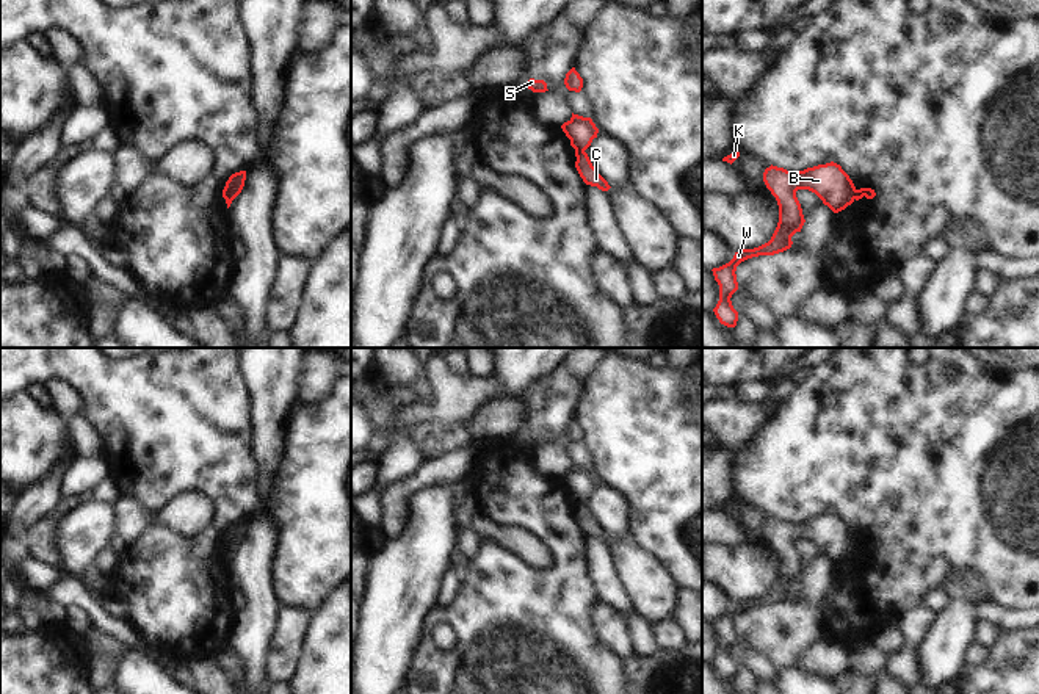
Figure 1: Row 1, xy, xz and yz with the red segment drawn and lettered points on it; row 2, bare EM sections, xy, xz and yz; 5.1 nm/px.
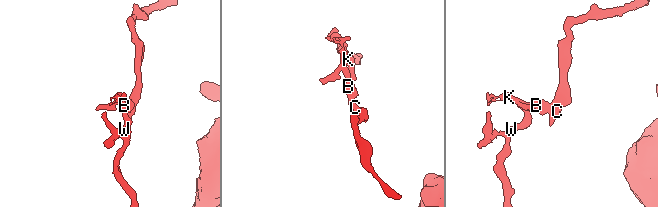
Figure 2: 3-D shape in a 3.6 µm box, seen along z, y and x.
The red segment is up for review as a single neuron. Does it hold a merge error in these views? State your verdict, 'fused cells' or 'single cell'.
fused cells

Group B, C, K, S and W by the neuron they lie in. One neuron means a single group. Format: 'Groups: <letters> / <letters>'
Groups: B K S W / C.

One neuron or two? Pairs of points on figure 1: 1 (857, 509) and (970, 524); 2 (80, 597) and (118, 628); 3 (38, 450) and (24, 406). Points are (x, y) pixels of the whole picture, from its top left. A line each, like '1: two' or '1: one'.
1: one
2: one
3: one

